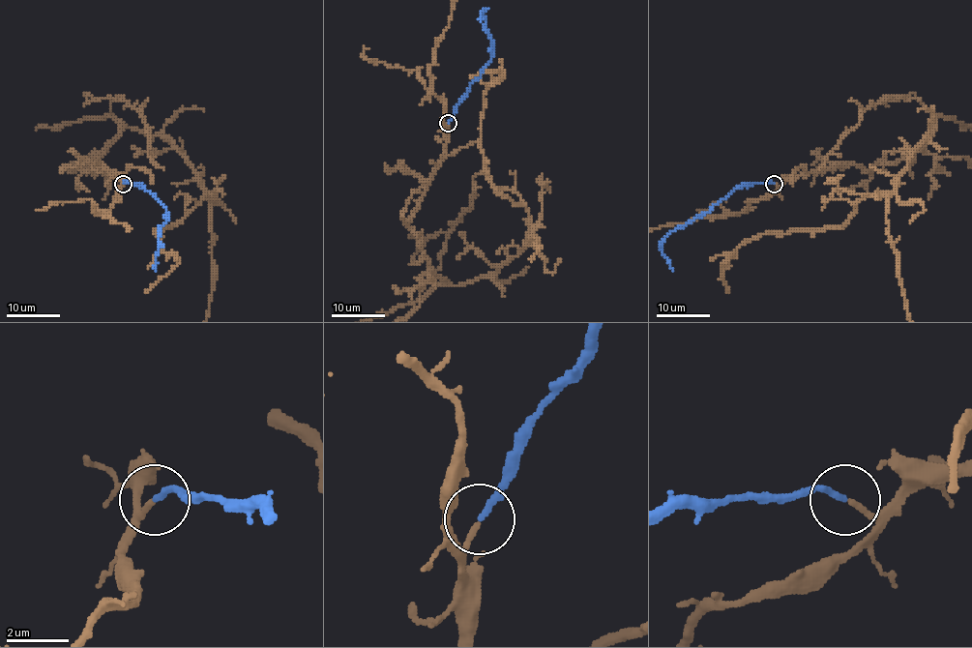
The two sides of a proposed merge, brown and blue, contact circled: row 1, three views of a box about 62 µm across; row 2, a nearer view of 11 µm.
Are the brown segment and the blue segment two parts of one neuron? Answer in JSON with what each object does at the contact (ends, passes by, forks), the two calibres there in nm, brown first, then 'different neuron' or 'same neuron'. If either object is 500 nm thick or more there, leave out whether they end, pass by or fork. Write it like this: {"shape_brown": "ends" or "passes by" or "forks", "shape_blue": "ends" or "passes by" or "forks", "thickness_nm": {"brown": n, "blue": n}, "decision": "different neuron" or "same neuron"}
{"shape_brown": "ends", "shape_blue": "ends", "thickness_nm": {"brown": 170, "blue": 180}, "decision": "same neuron"}

